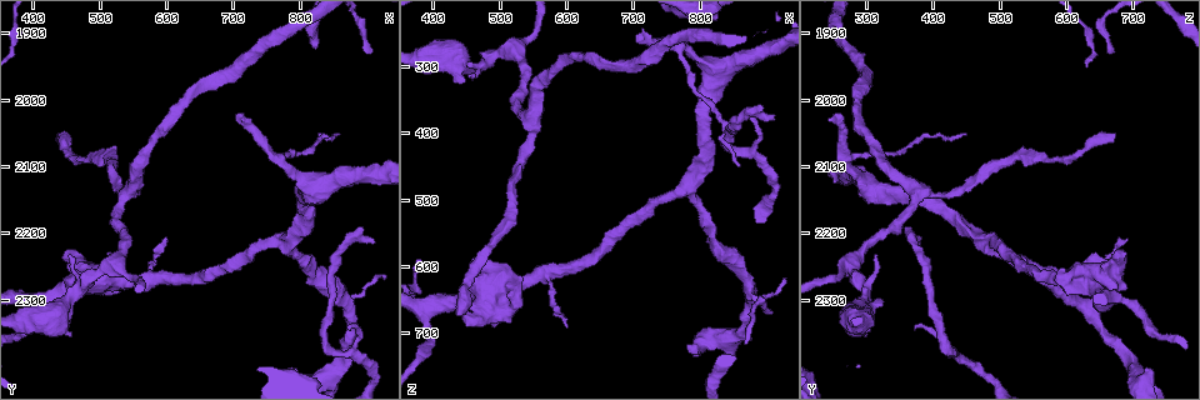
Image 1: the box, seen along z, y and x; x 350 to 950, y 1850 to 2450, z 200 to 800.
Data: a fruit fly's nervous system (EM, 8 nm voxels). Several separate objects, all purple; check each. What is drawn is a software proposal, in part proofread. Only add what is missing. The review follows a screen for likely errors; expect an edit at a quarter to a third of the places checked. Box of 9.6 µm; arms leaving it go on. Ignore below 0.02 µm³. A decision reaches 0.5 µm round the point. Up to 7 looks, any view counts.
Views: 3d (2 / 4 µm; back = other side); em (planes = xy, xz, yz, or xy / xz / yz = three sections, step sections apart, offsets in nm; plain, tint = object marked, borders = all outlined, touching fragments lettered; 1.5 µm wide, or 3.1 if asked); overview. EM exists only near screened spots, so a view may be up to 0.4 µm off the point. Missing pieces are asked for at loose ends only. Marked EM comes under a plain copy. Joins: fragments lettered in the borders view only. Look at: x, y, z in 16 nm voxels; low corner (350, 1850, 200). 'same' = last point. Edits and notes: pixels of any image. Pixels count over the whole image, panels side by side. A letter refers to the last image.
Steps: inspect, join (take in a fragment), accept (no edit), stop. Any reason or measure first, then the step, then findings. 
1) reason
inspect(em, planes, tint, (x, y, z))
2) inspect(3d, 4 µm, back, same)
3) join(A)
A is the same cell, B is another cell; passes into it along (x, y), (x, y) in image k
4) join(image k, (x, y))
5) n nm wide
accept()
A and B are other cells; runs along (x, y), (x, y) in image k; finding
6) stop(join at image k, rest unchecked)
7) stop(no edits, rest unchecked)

long arm stops here
inspect(em, planes, borders, (910, 2220, 385))

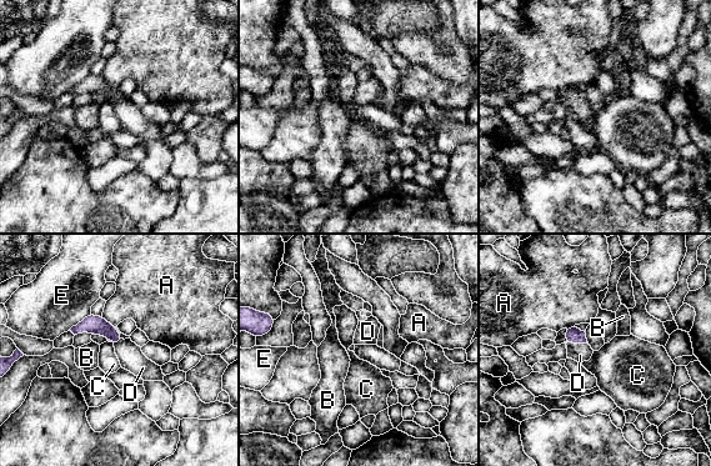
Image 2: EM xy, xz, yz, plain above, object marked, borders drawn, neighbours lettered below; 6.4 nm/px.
join(D)
D is the same cell, A, B, C and E are other cells; passes into it along (574, 335), (577, 342), (580, 352) in image 2; the neuron continues

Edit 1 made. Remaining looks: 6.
free end
inspect(3d, 2 µm, (700, 2030, 260))

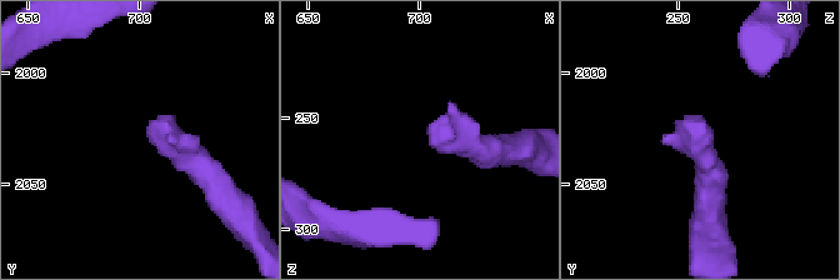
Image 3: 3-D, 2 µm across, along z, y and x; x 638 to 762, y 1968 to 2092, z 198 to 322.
inspect(em, xz, step 4, borders, (703, 2026, 256))

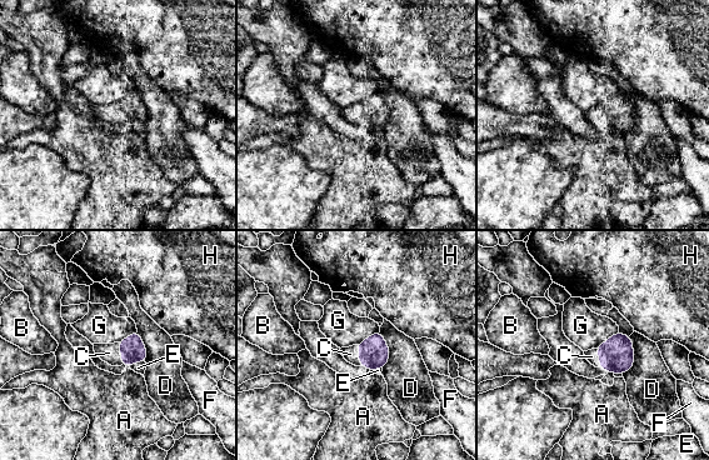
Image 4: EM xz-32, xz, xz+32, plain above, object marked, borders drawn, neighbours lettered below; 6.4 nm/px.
another direction
inspect(em, planes, borders, same)

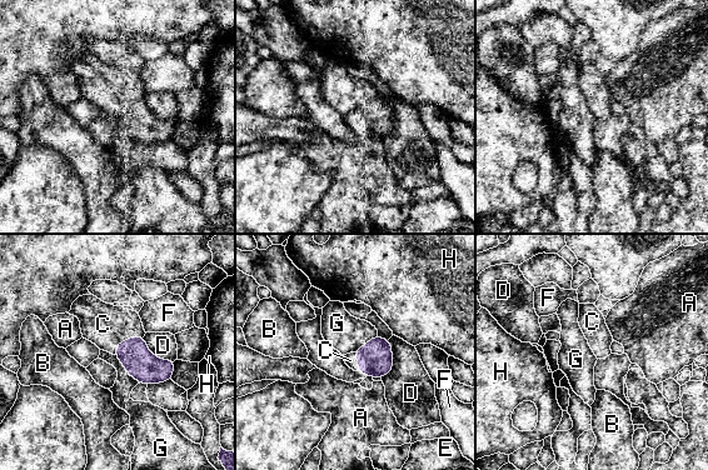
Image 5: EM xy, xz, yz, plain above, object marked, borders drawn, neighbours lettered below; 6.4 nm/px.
join(C)
C is the same cell, A, B, D, E, F, G and H are other cells; it goes on there

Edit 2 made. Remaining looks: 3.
free end
inspect(em, yz, step 8, tint, (435, 2055, 675))

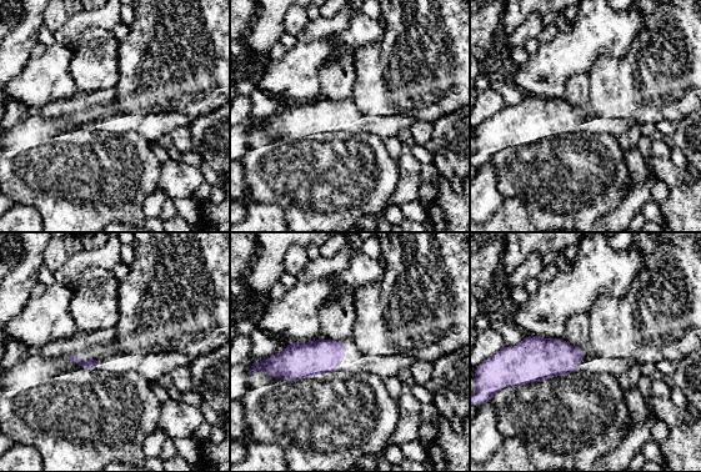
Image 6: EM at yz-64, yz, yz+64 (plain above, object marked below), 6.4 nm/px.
inspect(em, planes, borders, same)

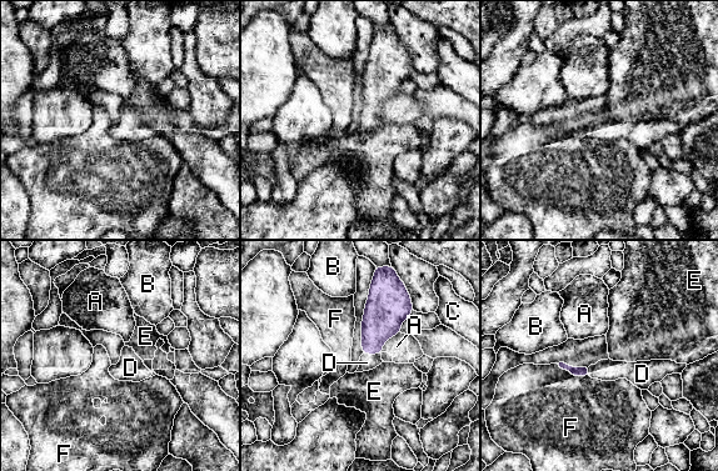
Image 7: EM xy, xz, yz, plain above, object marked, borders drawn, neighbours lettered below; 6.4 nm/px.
F touches over 240 nm
join(D)
D is the same cell, A, B, C, E and F are other cells; passes into it along (382, 319), (372, 354), (367, 362) in image 7; the neuron continues

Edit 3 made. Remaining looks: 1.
stop(join at image 2, join at image 5, join at image 7, rest unchecked)

